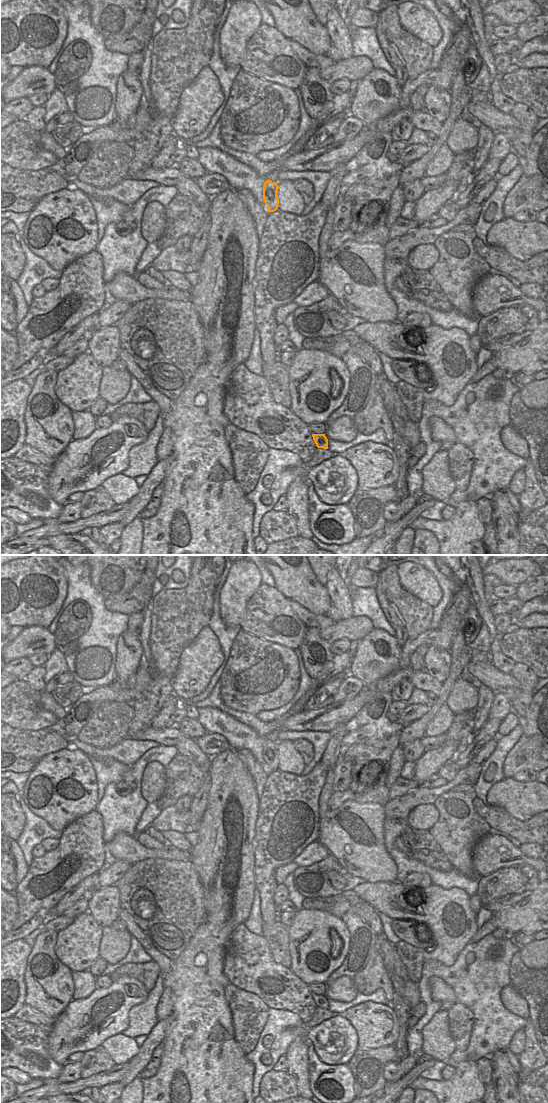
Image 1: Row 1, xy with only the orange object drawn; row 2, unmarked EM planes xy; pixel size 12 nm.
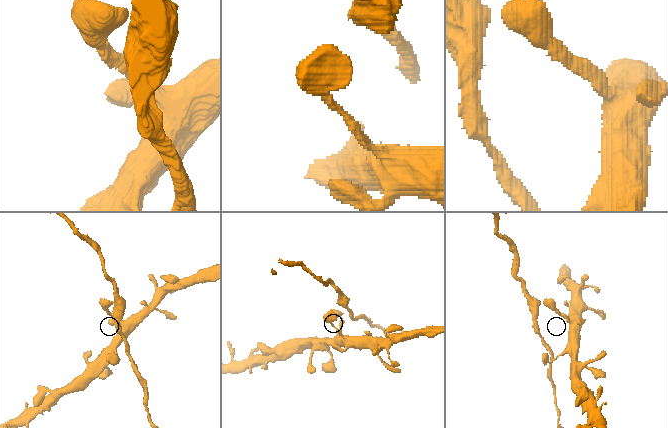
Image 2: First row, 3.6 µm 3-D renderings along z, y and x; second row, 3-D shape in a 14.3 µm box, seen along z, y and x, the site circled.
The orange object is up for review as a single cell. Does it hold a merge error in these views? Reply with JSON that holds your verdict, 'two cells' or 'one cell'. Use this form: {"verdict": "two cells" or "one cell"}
{"verdict": "one cell"}

